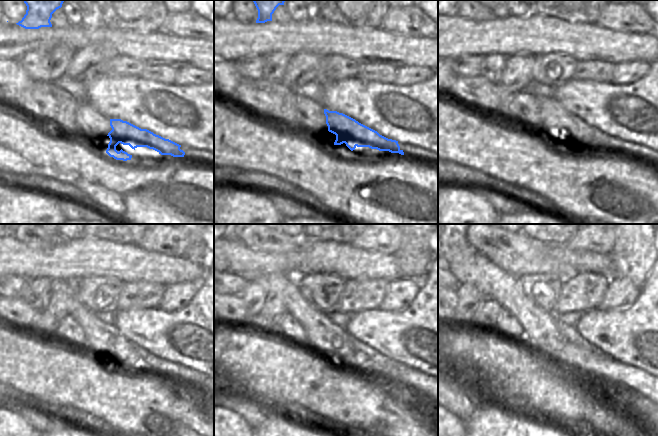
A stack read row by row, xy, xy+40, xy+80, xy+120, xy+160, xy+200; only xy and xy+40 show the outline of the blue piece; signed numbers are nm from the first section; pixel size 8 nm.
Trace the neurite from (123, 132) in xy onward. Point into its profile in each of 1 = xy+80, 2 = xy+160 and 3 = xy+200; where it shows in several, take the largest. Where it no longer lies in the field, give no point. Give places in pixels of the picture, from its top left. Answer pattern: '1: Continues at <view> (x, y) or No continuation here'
1: Continues at xy+80 (553, 116)
2: Continues at xy+160 (322, 335)
3: Continues at xy+200 (542, 334)

